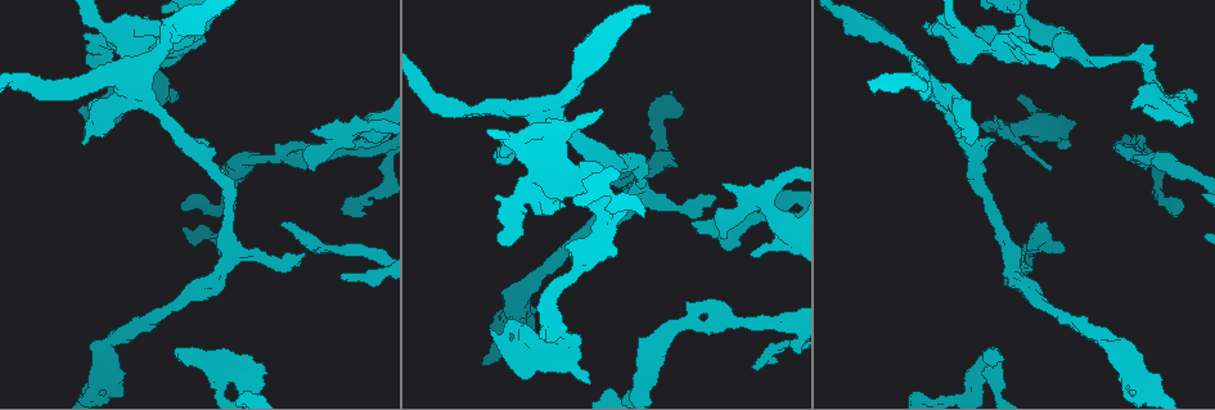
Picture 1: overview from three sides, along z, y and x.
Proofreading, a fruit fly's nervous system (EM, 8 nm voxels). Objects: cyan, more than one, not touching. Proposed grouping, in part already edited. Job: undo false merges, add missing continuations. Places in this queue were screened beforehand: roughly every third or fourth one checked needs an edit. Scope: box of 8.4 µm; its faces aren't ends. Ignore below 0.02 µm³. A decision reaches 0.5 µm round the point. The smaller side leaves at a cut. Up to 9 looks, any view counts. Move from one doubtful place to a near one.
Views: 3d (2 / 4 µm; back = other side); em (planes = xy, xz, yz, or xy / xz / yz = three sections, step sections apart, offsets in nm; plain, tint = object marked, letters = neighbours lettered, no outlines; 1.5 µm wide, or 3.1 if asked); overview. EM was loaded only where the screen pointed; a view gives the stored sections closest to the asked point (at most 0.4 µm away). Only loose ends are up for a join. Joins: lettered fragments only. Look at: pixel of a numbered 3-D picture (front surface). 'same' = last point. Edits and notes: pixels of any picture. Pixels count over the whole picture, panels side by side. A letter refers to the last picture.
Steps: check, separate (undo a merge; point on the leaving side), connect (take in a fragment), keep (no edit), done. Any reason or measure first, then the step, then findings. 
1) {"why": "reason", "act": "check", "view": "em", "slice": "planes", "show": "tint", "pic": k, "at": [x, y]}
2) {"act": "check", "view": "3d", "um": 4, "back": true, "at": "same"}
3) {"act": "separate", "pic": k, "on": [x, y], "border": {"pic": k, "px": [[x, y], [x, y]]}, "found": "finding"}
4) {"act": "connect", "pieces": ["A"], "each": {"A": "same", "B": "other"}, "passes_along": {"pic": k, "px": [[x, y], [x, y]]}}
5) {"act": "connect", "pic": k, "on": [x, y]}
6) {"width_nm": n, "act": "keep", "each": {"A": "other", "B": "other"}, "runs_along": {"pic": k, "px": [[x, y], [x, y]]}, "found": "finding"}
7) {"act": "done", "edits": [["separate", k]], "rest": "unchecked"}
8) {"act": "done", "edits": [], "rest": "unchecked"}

{"why": "an open end", "act": "check", "view": "3d", "um": 2, "pic": 1, "at": [544, 340]}

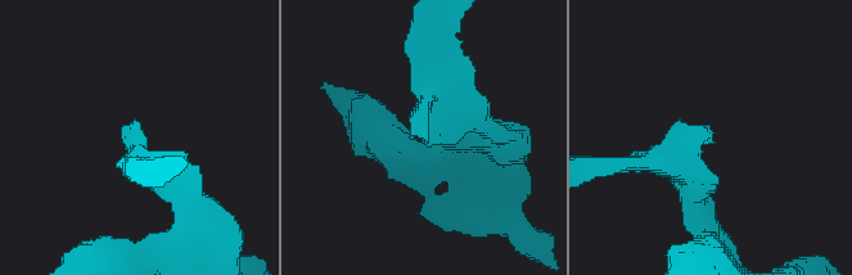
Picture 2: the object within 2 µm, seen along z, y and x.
{"arm_widths_nm": [190, 190], "act": "check", "view": "em", "slice": "xz", "step": 8, "show": "letters", "pic": 2, "at": [137, 130]}

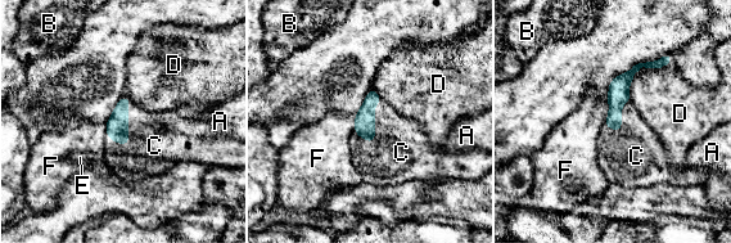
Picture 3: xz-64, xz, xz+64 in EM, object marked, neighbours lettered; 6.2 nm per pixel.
{"act": "connect", "pieces": ["C"], "each": {"A": "other", "B": "other", "C": "same", "D": "other", "E": "other", "F": "other"}, "passes_along": {"pic": 3, "px": [[117, 126], [127, 125], [154, 145]]}, "found": "it goes on there"}

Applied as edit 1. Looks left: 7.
{"act": "check", "view": "overview"}

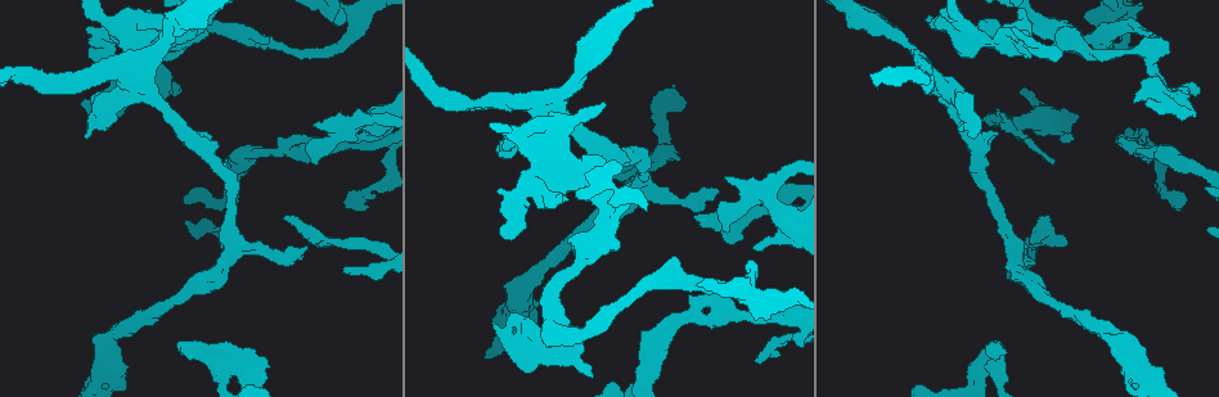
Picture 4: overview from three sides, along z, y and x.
{"why": "an open end", "act": "check", "view": "3d", "um": 2, "pic": 4, "at": [1181, 207]}

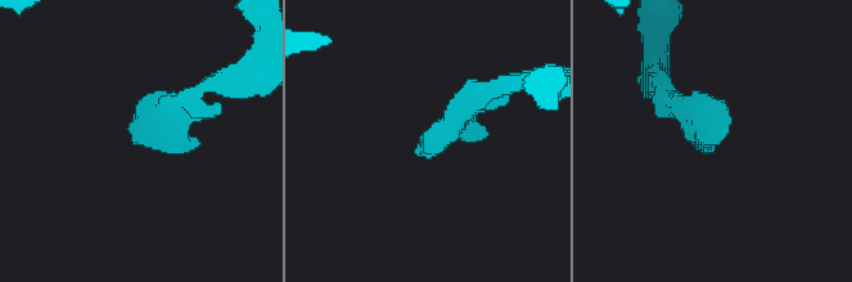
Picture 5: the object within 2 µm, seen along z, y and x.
{"why": "shape alone is not enough", "act": "check", "view": "em", "slice": "planes", "show": "letters", "pic": 5, "at": [420, 154]}

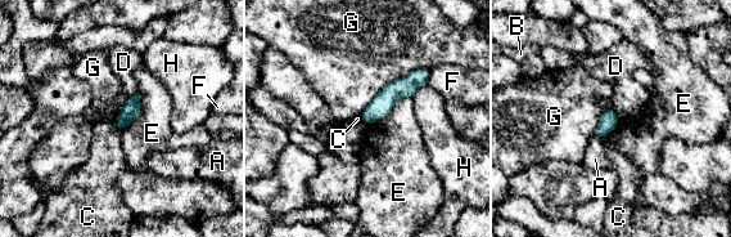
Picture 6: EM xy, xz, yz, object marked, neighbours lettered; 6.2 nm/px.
{"longest_contact_nm": ["G", 550], "act": "keep", "each": {"A": "other", "B": "other", "C": "other", "D": "other", "E": "other", "F": "other", "G": "other", "H": "other"}, "border": {"pic": 6, "px": [[136, 90], [113, 121]]}, "found": "no lettered fragment goes on from it"}

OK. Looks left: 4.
{"why": "an open end", "act": "check", "view": "3d", "um": 2, "pic": 4, "at": [282, 219]}

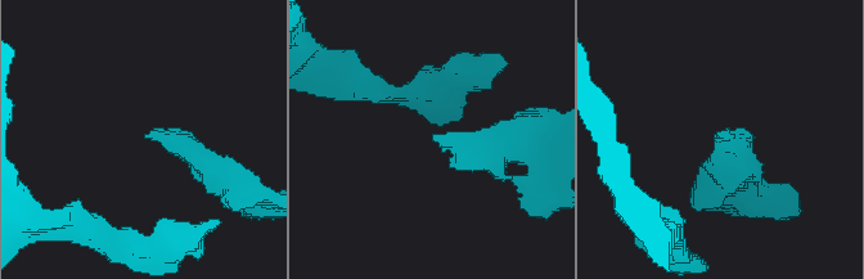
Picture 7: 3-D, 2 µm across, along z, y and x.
{"why": "now the EM", "act": "check", "view": "em", "slice": "xy", "step": 4, "show": "letters", "pic": 7, "at": [144, 138]}

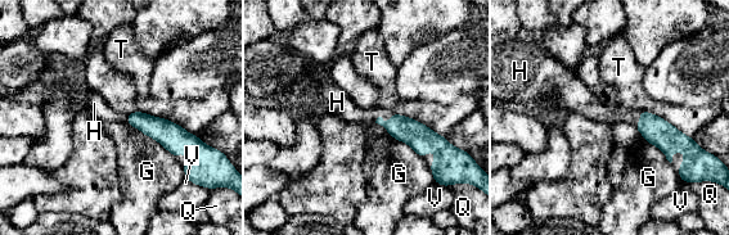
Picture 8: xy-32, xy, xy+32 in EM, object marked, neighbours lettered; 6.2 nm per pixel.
{"act": "connect", "pieces": ["H"], "each": {"G": "other", "H": "same", "Q": "other", "T": "other", "V": "other"}, "passes_along": {"pic": 8, "px": [[418, 136], [383, 121], [346, 108]]}, "found": "it goes on there"}

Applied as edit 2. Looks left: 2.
{"why": "three-way junction", "act": "check", "view": "3d", "um": 2, "back": true, "pic": 4, "at": [922, 57]}

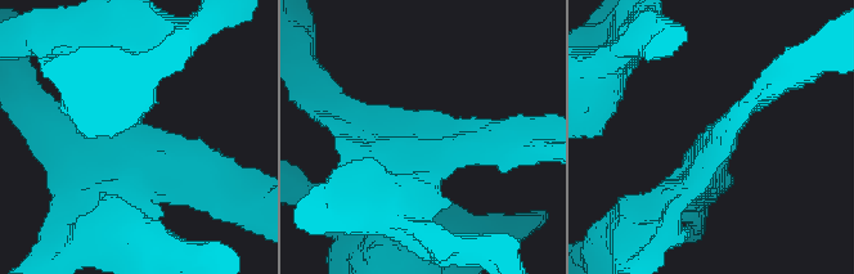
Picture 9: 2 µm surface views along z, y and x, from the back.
{"why": "need the tissue", "act": "check", "view": "em", "slice": "planes", "show": "letters", "pic": 9, "at": [111, 143]}

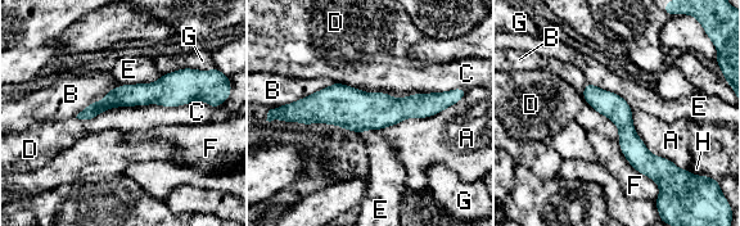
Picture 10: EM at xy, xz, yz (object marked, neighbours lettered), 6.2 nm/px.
{"act": "keep", "each": {"A": "other", "B": "other", "C": "other", "D": "other", "E": "other", "F": "other", "G": "other", "H": "other"}, "runs_along": {"pic": 10, "px": [[446, 99], [415, 107], [293, 107]]}, "found": "one neuron here"}

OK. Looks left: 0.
{"act": "done", "edits": [["connect", 3], ["connect", 8]], "rest": "unchecked"}

